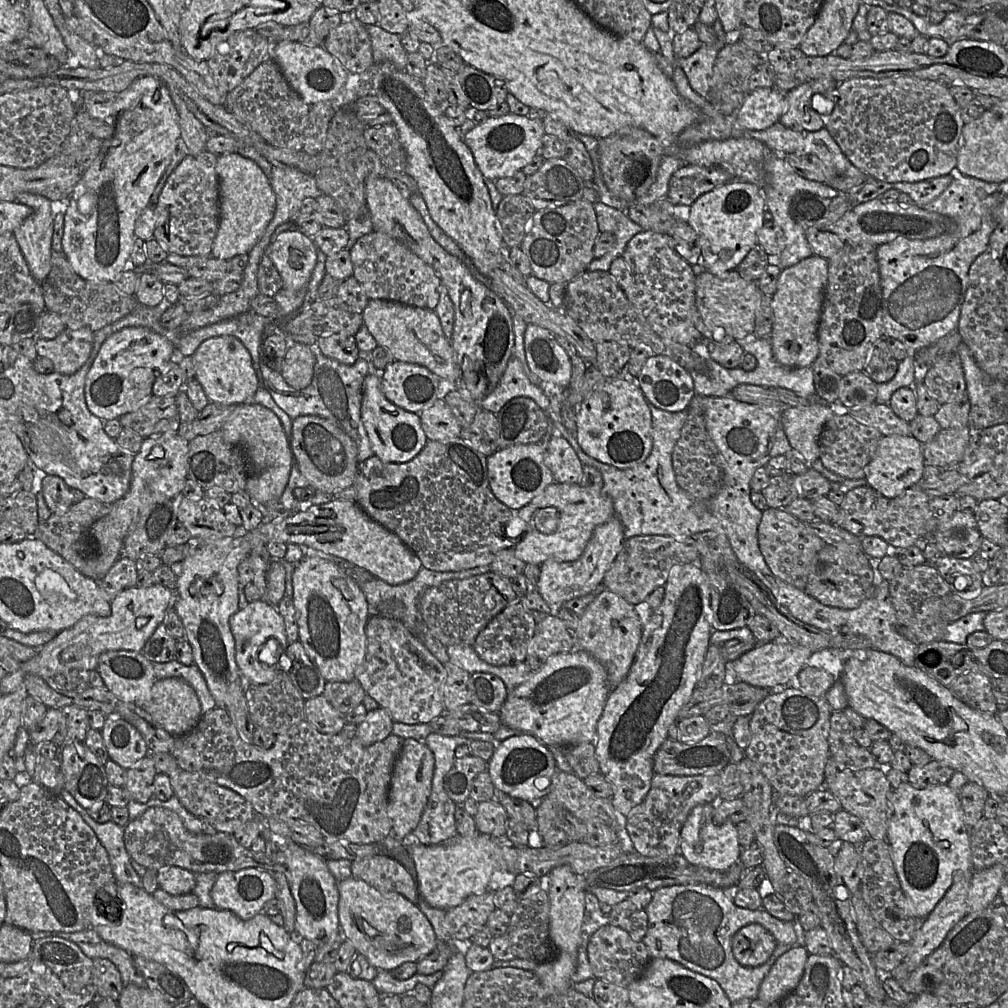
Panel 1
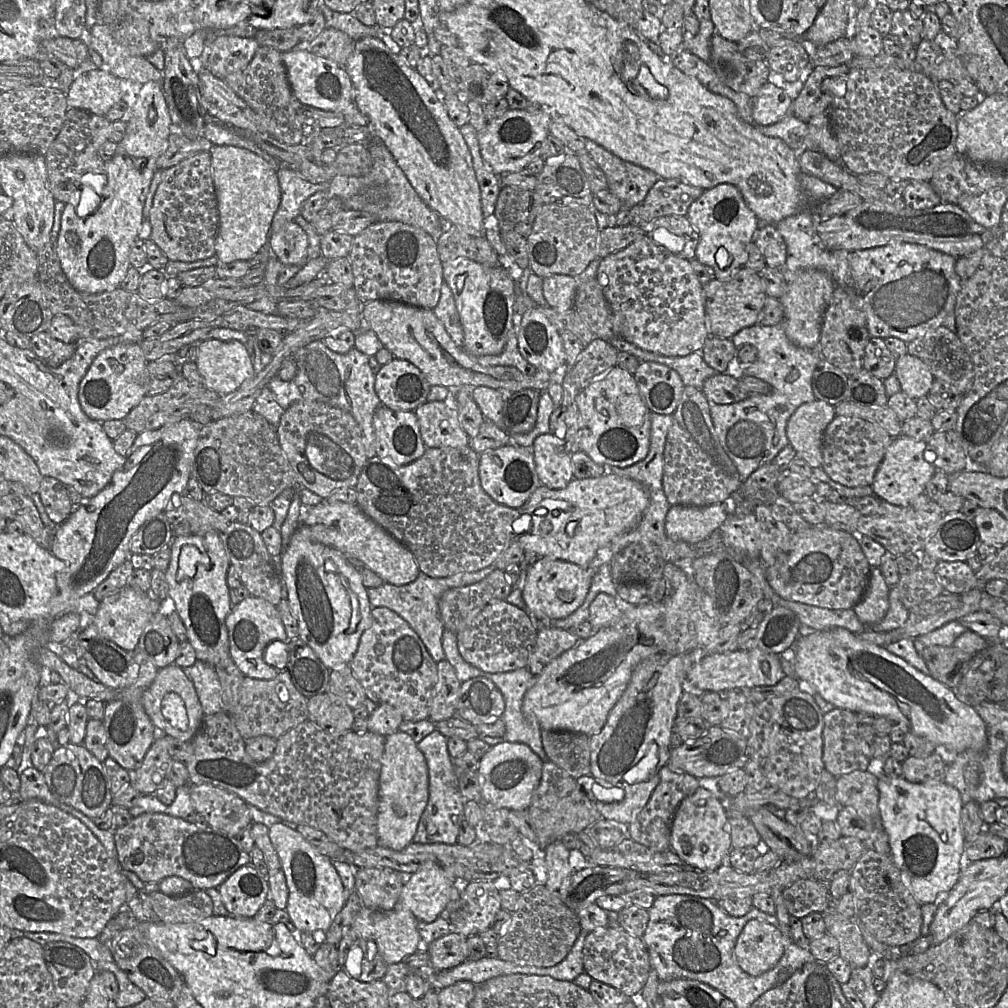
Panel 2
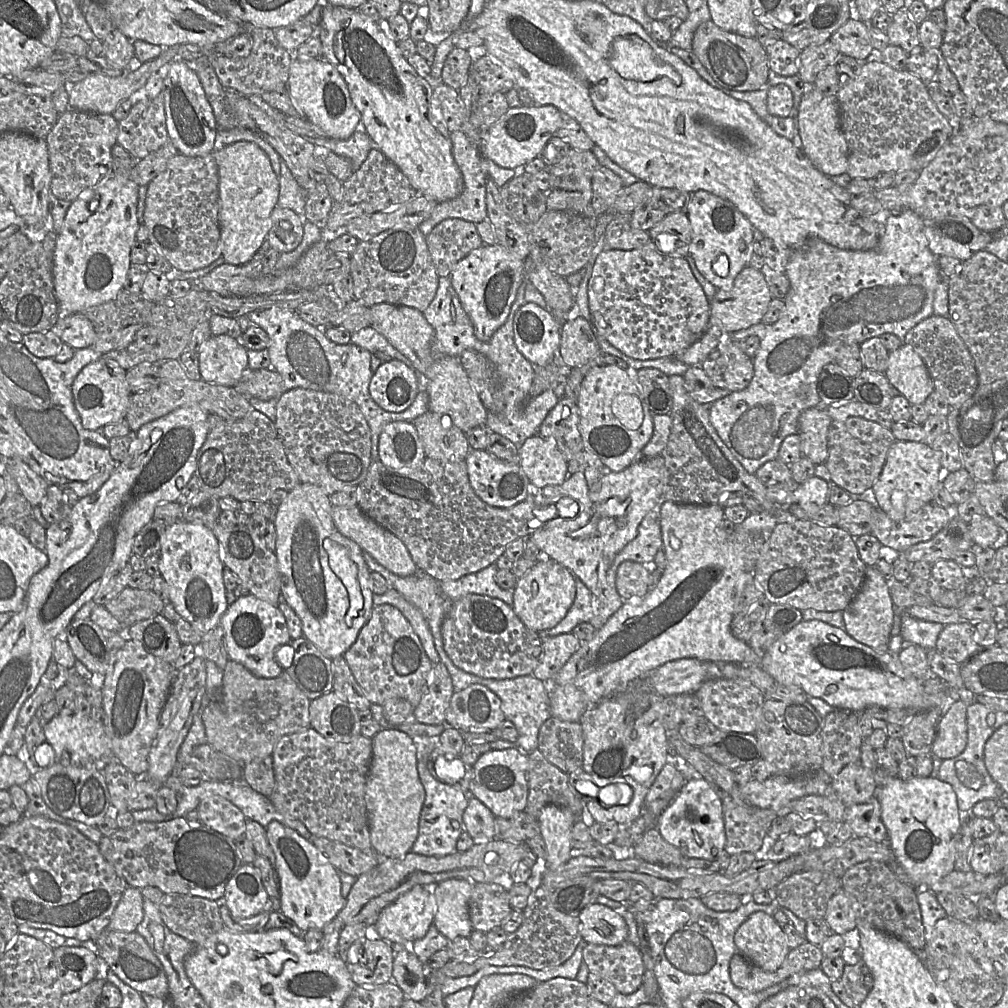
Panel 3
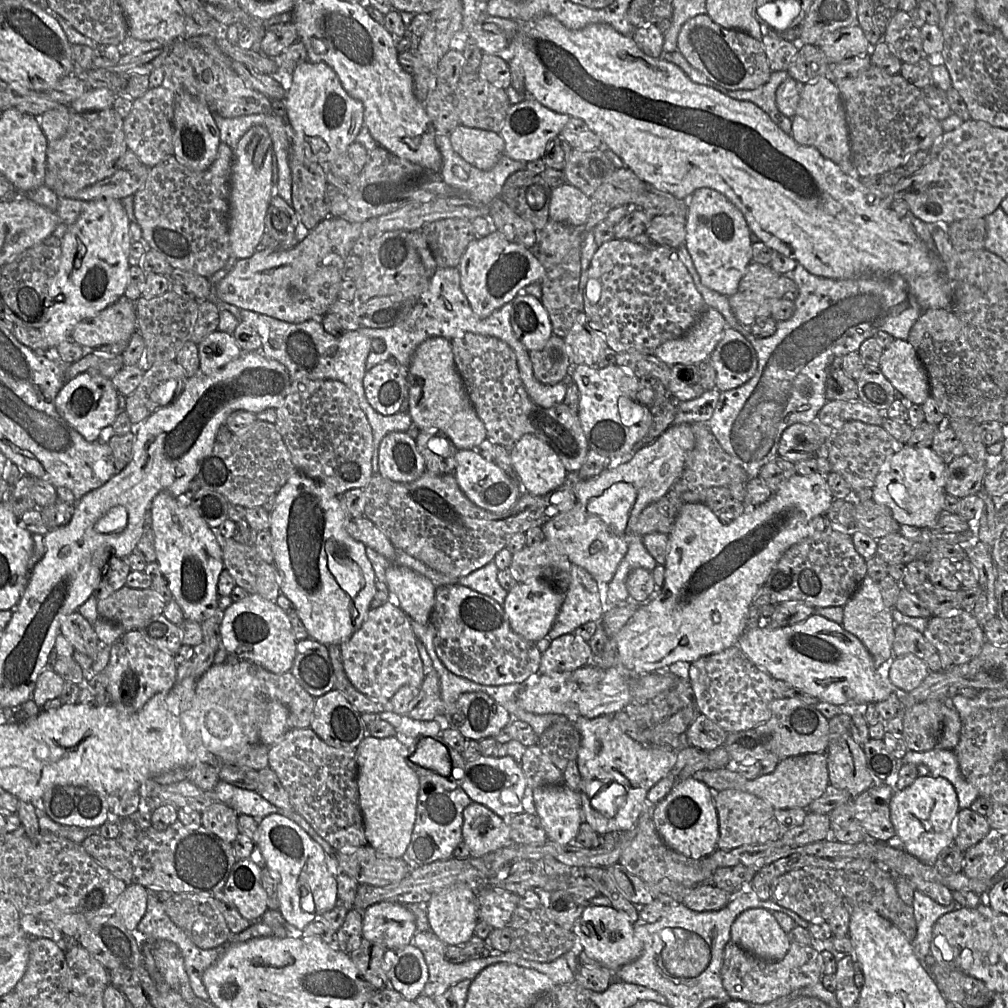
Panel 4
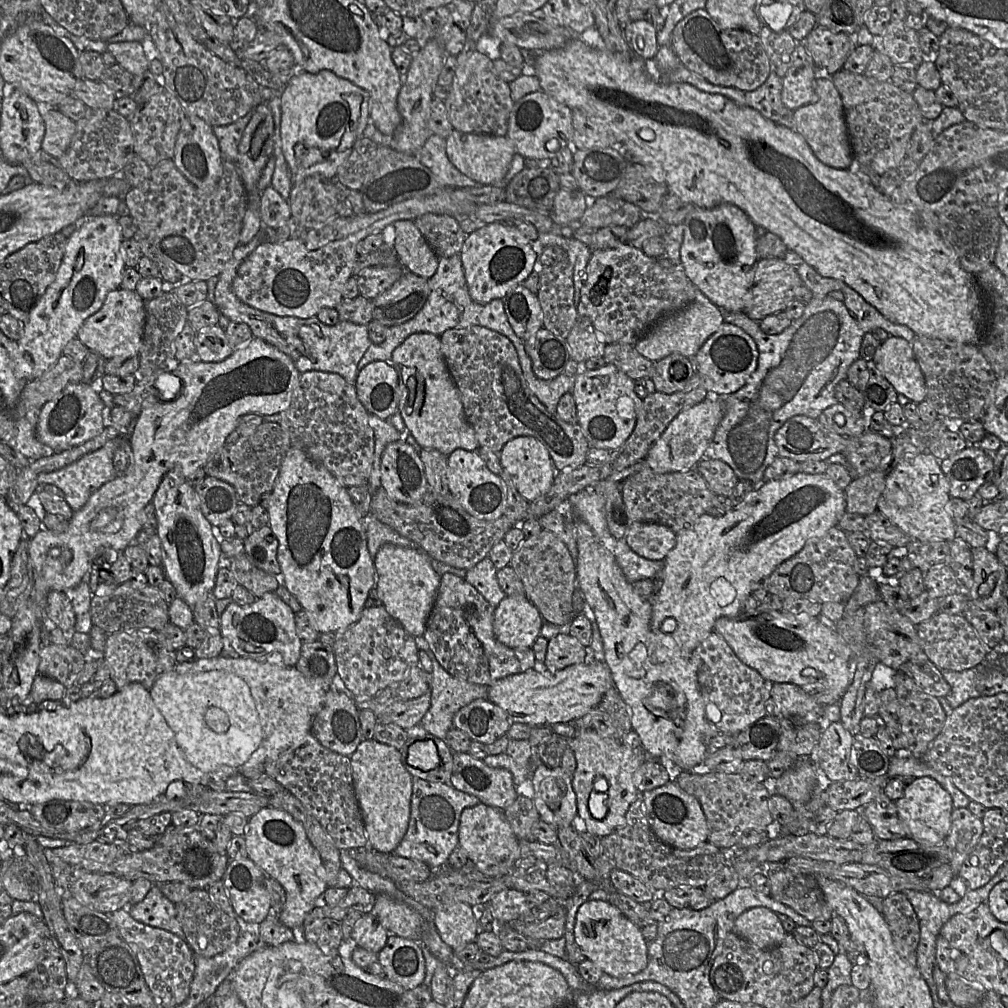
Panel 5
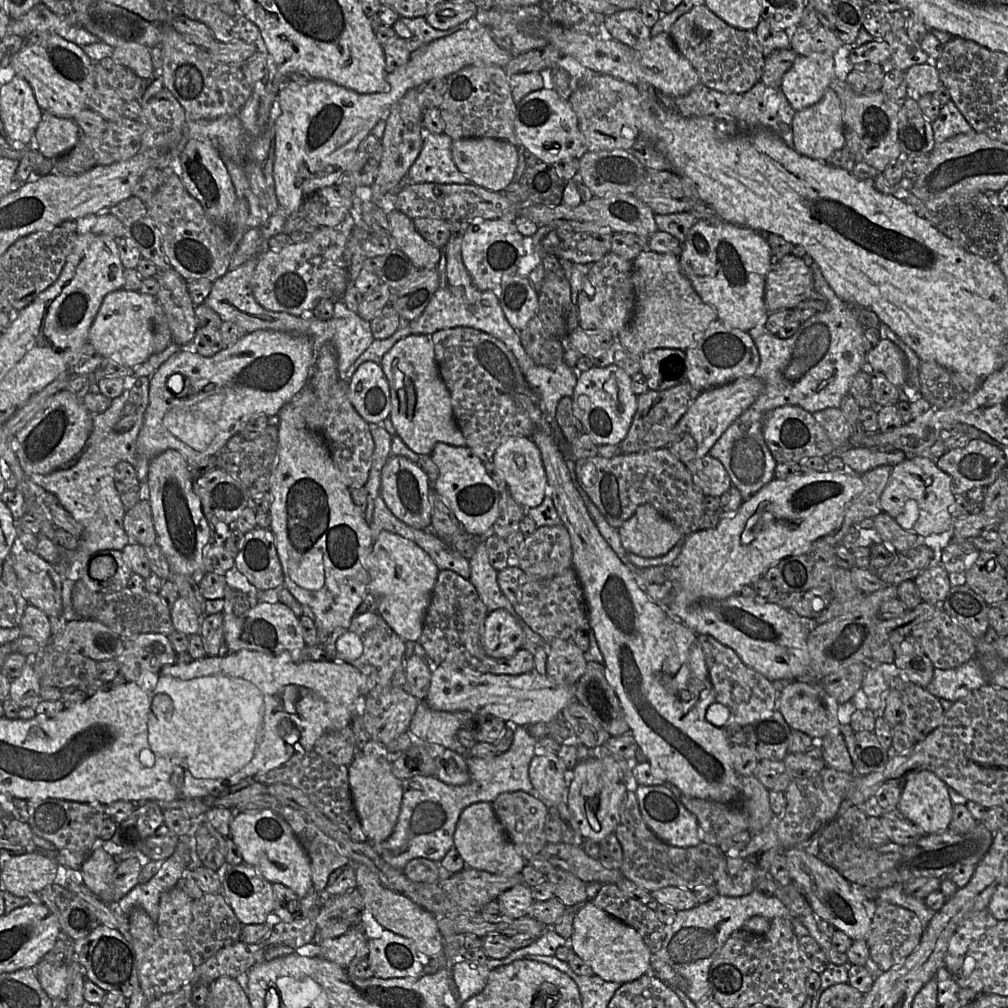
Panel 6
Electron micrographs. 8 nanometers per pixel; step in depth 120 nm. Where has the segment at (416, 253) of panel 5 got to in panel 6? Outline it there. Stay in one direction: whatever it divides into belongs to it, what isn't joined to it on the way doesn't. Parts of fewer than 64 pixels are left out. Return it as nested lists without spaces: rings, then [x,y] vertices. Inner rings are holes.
[[[387,209],[392,237],[400,249],[418,269],[437,268],[441,250],[426,241],[416,230],[413,220],[398,209]]]

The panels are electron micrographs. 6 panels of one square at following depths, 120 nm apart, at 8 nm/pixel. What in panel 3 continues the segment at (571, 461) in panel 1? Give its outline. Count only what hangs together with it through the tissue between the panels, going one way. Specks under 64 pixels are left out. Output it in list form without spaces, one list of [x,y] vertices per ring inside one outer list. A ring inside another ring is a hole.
[[[529,437],[519,448],[519,456],[519,465],[535,491],[561,485],[568,478],[568,461],[553,437]]]

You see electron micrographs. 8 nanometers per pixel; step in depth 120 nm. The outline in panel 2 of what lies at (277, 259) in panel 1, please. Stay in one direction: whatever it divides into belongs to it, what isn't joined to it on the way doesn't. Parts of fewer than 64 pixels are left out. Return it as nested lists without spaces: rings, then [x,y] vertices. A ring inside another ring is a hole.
[[[295,222],[284,223],[269,237],[272,255],[285,265],[299,265],[306,261],[308,238],[304,230]]]

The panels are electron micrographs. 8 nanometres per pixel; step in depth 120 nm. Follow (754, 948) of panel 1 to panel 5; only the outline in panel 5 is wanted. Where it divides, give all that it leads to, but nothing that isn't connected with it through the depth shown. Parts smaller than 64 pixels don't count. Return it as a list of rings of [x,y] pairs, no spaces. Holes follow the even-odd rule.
[[[754,907],[742,913],[735,920],[732,932],[759,949],[779,945],[787,934],[776,913],[764,907]]]

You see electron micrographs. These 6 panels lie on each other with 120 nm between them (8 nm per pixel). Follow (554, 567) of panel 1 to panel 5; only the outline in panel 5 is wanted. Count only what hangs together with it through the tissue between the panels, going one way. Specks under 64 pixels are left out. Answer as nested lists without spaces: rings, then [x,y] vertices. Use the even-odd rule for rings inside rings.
[[[506,595],[495,608],[493,632],[509,648],[532,648],[543,624],[539,610],[525,595]]]

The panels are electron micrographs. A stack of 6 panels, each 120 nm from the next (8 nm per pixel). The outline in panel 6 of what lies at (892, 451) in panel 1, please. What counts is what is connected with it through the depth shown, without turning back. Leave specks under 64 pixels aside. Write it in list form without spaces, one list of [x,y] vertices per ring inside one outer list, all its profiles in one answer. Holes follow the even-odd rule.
[[[915,456],[908,457],[892,467],[888,483],[880,496],[880,506],[882,512],[894,518],[904,530],[927,537],[932,534],[941,534],[953,526],[952,507],[955,499],[956,495],[952,492],[951,479],[937,466],[936,461]]]

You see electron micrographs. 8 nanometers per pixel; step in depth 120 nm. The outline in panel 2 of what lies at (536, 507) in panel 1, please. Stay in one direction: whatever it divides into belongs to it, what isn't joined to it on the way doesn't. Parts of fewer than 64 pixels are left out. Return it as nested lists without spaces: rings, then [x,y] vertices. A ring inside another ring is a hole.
[[[605,473],[598,478],[574,478],[563,489],[550,489],[541,485],[532,493],[529,500],[518,509],[520,509],[521,513],[532,514],[534,513],[534,507],[544,499],[567,501],[570,506],[566,511],[556,510],[554,512],[555,517],[546,518],[552,525],[552,531],[549,534],[524,534],[517,539],[518,544],[525,552],[534,552],[540,558],[556,558],[581,567],[587,567],[600,550],[609,546],[618,536],[635,528],[649,504],[648,492],[642,484],[630,478],[610,473]]]

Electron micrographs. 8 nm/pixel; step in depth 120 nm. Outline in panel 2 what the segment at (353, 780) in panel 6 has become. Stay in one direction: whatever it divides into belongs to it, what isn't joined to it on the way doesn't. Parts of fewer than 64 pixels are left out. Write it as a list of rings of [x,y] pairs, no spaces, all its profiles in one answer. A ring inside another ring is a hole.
[[[401,731],[386,736],[378,790],[378,845],[400,851],[413,842],[428,799],[428,767],[417,743]]]

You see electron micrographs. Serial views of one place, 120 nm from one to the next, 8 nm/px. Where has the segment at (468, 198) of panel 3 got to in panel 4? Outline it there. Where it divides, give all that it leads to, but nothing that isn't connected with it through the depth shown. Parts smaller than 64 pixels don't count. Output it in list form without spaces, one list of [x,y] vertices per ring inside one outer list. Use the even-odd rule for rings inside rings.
[[[436,135],[435,143],[442,157],[442,166],[438,174],[445,184],[469,197],[480,206],[488,207],[497,199],[502,191],[506,179],[517,171],[525,170],[525,162],[516,161],[502,155],[497,163],[488,171],[482,171],[462,160],[453,150],[449,136]]]

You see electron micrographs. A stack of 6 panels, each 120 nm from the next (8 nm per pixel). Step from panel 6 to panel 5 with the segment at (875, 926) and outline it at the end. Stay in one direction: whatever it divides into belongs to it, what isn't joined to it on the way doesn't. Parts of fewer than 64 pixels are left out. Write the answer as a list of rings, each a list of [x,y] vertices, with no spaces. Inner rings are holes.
[[[896,892],[884,898],[881,913],[889,926],[899,955],[903,958],[915,956],[920,940],[920,925],[905,893]]]

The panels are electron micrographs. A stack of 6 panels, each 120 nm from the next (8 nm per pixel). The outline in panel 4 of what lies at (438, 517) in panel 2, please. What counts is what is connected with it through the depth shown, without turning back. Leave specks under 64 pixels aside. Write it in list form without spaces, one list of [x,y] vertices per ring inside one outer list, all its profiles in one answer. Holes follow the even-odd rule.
[[[426,470],[420,478],[409,483],[394,482],[380,473],[375,473],[364,488],[364,516],[388,537],[397,550],[406,552],[437,572],[461,578],[493,561],[495,555],[506,547],[514,534],[525,533],[533,527],[542,527],[560,512],[571,509],[576,503],[574,484],[579,480],[581,479],[577,473],[569,473],[565,482],[553,491],[536,496],[522,492],[509,510],[493,513],[479,508],[465,496],[454,473],[436,475]]]

